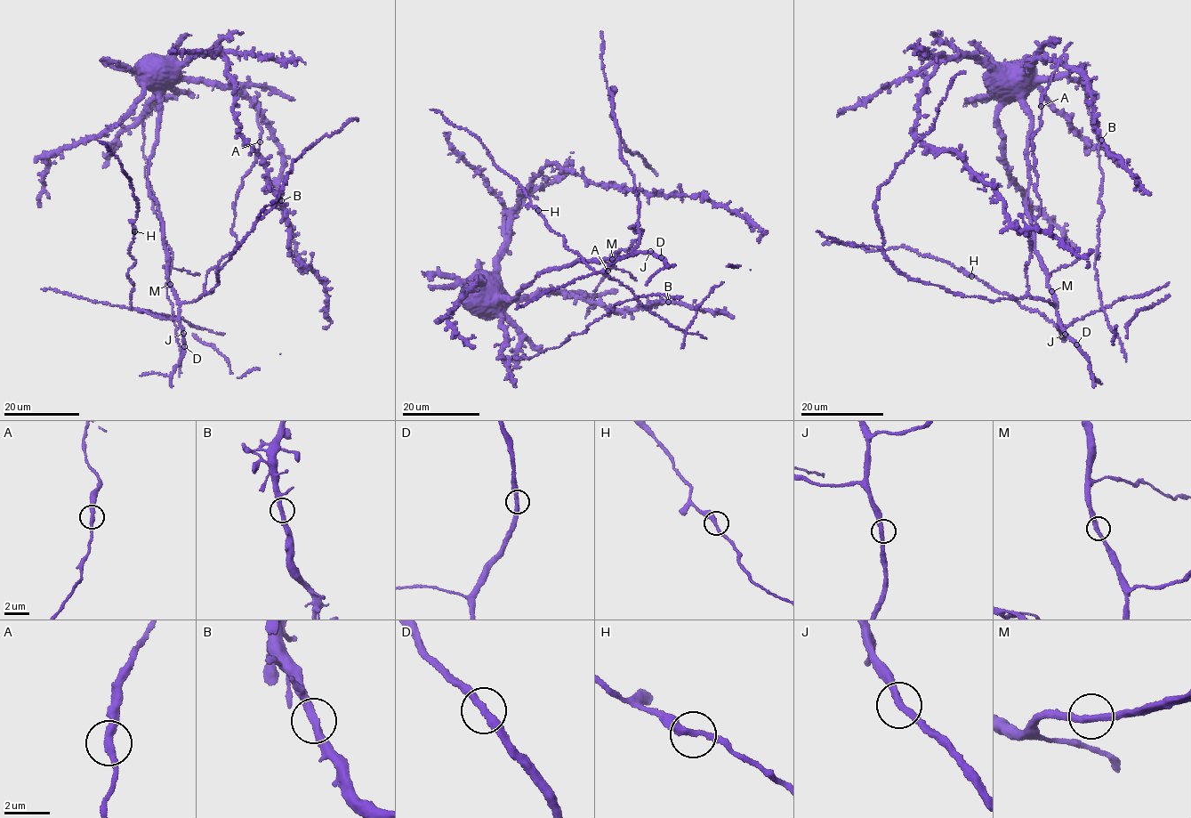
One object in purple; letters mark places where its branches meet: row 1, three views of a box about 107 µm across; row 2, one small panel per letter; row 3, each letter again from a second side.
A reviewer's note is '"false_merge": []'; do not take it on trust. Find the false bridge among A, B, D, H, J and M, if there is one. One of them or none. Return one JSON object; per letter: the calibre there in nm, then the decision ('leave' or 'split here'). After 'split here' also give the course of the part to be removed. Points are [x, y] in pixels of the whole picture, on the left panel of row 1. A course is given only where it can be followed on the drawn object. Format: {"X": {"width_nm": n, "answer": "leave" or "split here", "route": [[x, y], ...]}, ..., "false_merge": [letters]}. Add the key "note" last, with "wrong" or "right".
{"A": {"width_nm": 320, "answer": "leave"}, "B": {"width_nm": 320, "answer": "leave"}, "D": {"width_nm": 320, "answer": "leave"}, "H": {"width_nm": 320, "answer": "leave"}, "J": {"width_nm": 320, "answer": "leave"}, "M": {"width_nm": 320, "answer": "leave"}, "false_merge": [], "note": "right"}

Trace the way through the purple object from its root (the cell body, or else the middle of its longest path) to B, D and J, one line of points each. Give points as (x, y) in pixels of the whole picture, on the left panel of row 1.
B: (168, 76), (165, 86), (181, 79), (227, 85), (247, 93), (261, 111), (279, 148), (281, 200)
D: (168, 76), (159, 85), (157, 142), (149, 159), (148, 192), (162, 222), (167, 279), (177, 301), (184, 346)
J: (168, 76), (159, 85), (157, 142), (149, 159), (148, 192), (162, 222), (167, 279), (177, 301), (183, 333)

